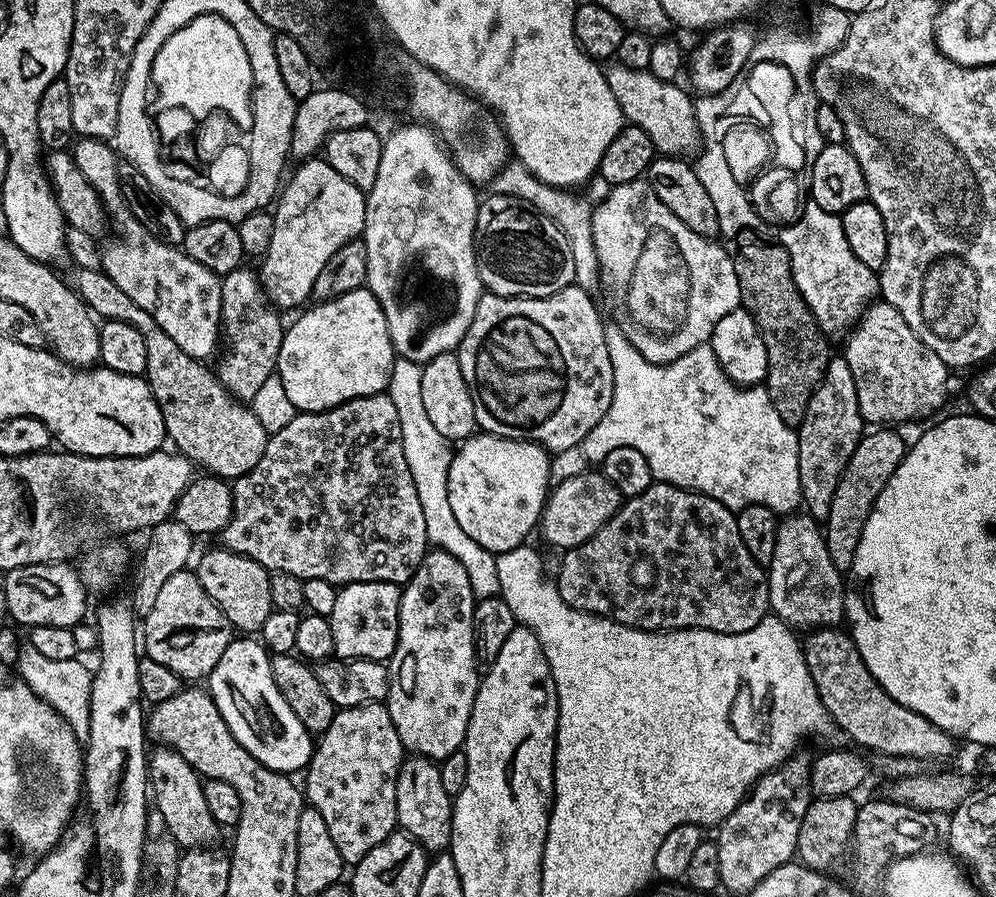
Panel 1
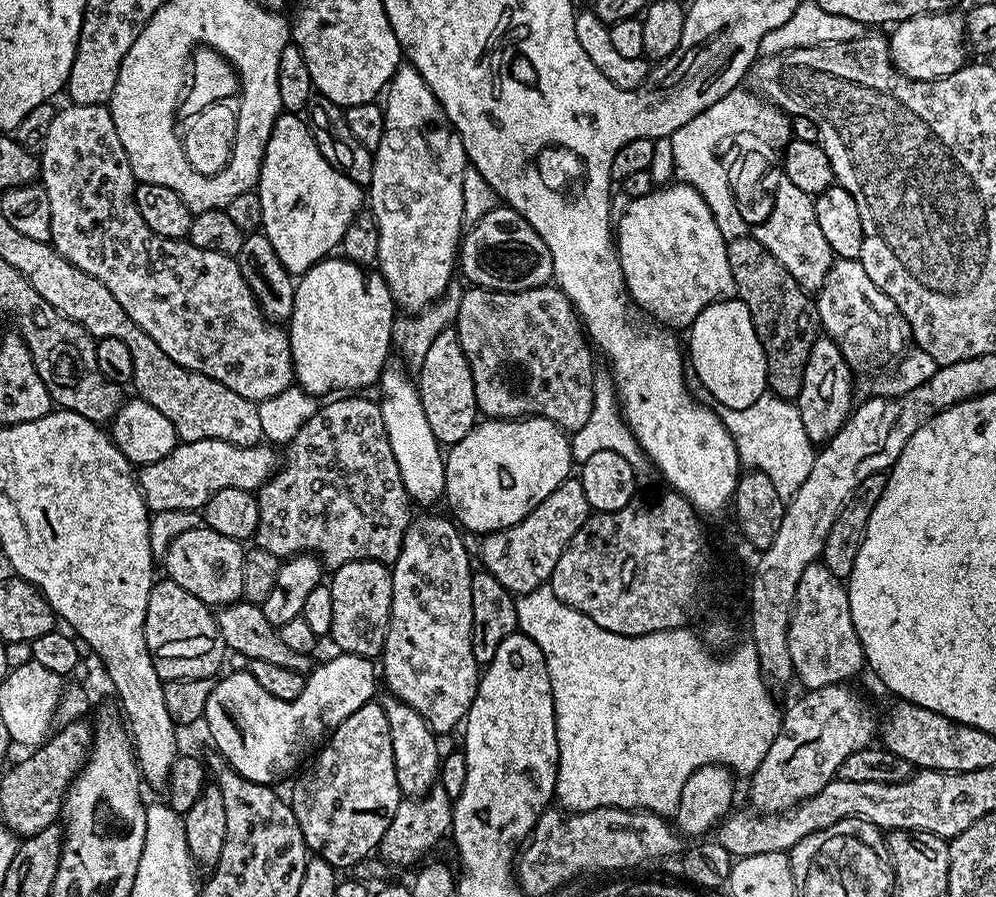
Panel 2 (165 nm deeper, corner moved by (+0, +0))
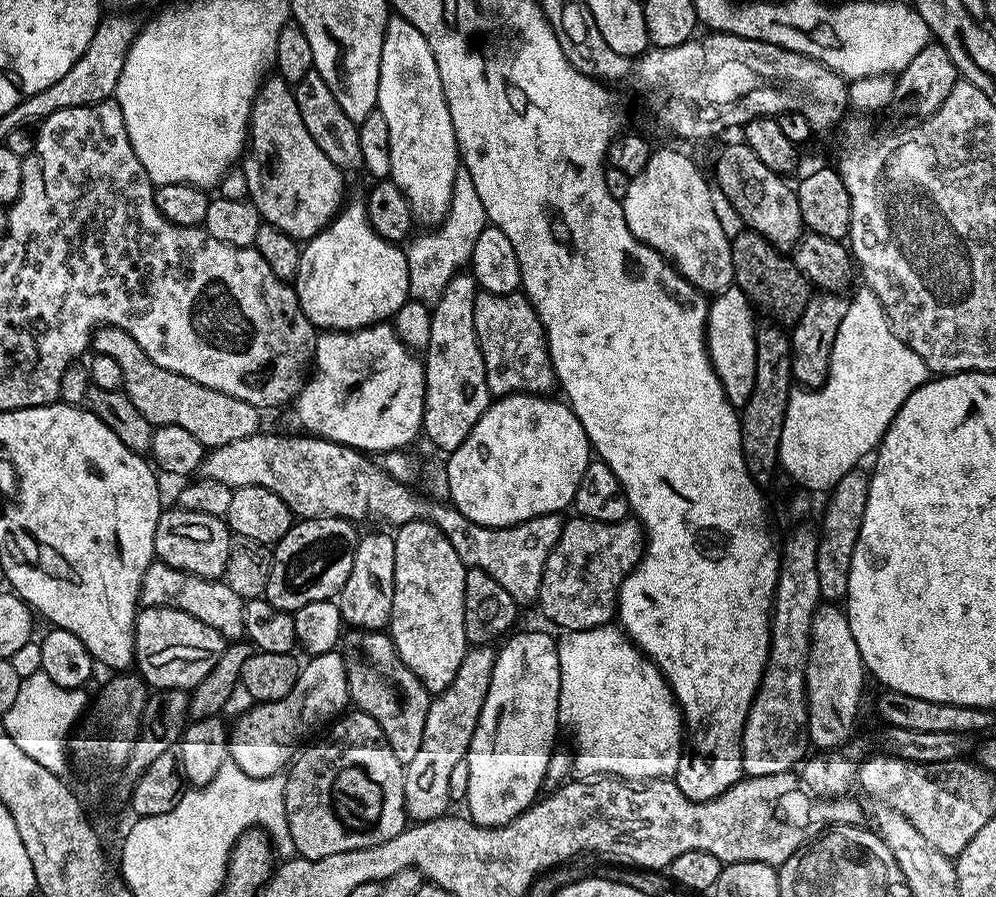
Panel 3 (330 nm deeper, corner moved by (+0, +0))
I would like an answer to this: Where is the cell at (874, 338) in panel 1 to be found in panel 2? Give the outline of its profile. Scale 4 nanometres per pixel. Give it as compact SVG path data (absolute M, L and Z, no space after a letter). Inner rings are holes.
M833 259L832 269L826 274L815 302L823 335L830 337L838 350L842 350L842 358L853 373L891 365L905 351L904 343L909 343L904 315L885 292L870 282L870 274L866 274L859 260Z

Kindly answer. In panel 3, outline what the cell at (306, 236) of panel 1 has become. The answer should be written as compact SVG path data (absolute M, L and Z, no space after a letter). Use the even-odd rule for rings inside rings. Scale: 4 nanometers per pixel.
M279 78L265 79L260 85L258 99L252 107L252 123L242 171L246 174L248 195L252 205L260 212L261 221L278 226L278 230L290 234L297 242L307 242L318 235L331 220L336 219L346 200L345 173L334 162L330 162L322 150L318 150L318 142L310 138L310 130L306 130L306 122L302 122L302 114L298 114L298 102L293 89Z

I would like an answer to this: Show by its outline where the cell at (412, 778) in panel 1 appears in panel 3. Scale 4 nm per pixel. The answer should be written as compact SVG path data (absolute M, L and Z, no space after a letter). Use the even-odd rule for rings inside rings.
M345 631L342 636L343 648L342 674L348 679L351 703L359 711L370 714L374 722L378 722L390 750L394 750L394 758L398 758L400 764L408 764L410 758L418 754L418 746L422 746L422 730L426 730L430 694L422 686L422 682L414 678L406 662L398 658L398 650L387 631Z

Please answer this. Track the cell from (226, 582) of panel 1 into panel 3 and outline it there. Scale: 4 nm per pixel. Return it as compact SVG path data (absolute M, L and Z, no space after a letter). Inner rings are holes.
M172 506L169 512L168 509L161 511L158 526L154 530L155 559L195 576L219 580L226 570L226 558L233 539L233 533L221 517Z

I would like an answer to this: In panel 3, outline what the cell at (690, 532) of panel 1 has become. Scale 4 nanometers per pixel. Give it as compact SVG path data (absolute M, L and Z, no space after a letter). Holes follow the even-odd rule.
M635 518L618 522L575 519L565 519L562 534L546 558L538 601L545 618L568 632L605 627L604 611L616 608L620 583L635 570L646 543L646 533Z

